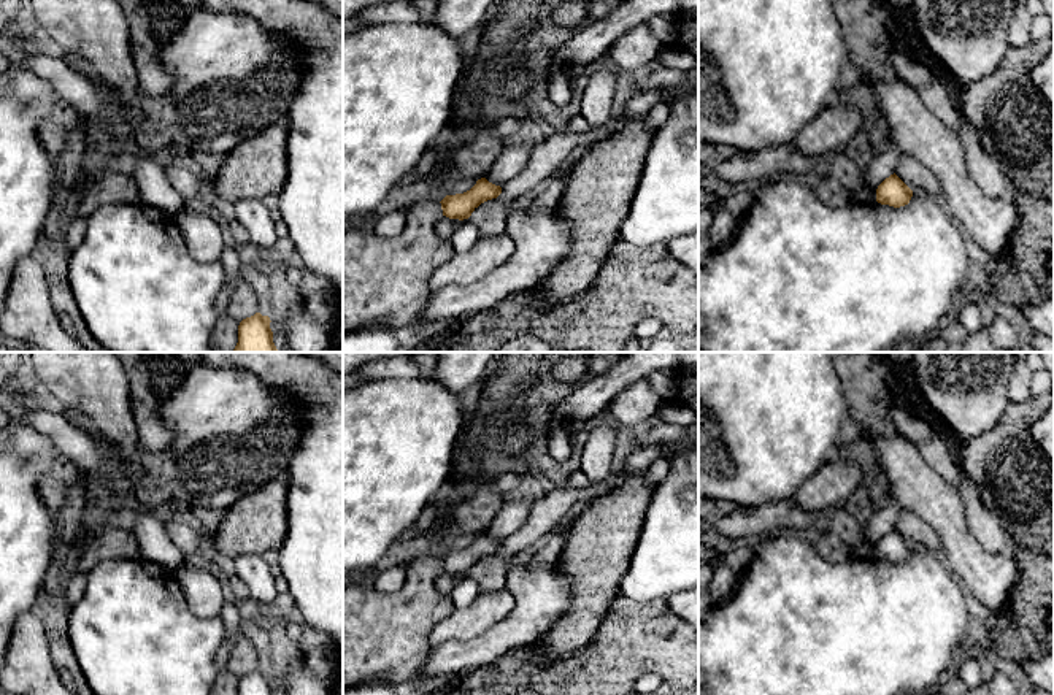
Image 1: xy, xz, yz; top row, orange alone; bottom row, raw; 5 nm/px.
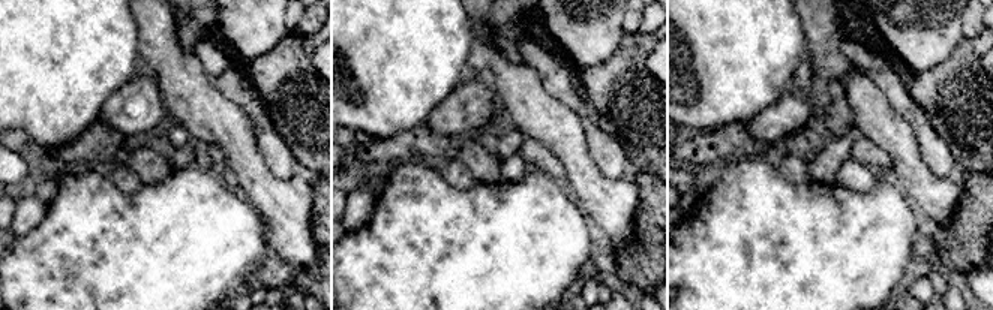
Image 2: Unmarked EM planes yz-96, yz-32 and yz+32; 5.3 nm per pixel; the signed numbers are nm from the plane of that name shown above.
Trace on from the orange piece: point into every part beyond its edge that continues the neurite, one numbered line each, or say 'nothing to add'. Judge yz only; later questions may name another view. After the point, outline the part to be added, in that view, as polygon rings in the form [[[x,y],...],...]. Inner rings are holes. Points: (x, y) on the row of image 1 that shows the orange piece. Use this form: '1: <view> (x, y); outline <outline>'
nothing to add

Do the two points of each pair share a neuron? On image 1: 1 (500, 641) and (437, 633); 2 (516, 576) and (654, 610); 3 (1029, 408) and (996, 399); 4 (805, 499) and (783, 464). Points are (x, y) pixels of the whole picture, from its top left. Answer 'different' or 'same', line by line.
1: different
2: different
3: different
4: different

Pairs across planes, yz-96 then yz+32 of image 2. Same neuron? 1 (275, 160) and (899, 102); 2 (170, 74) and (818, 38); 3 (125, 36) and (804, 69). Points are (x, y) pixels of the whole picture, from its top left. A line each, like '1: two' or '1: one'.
1: one
2: two
3: two

